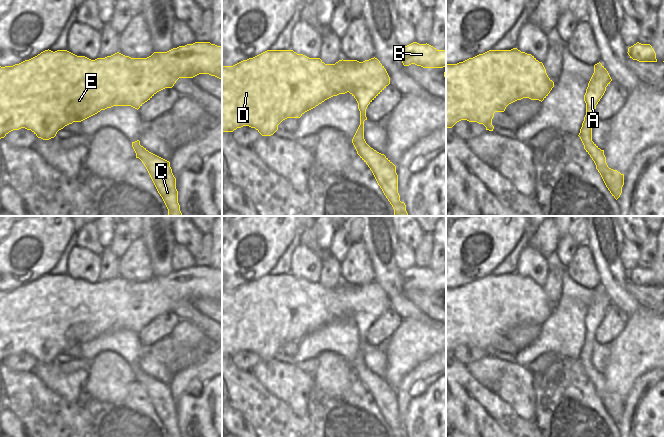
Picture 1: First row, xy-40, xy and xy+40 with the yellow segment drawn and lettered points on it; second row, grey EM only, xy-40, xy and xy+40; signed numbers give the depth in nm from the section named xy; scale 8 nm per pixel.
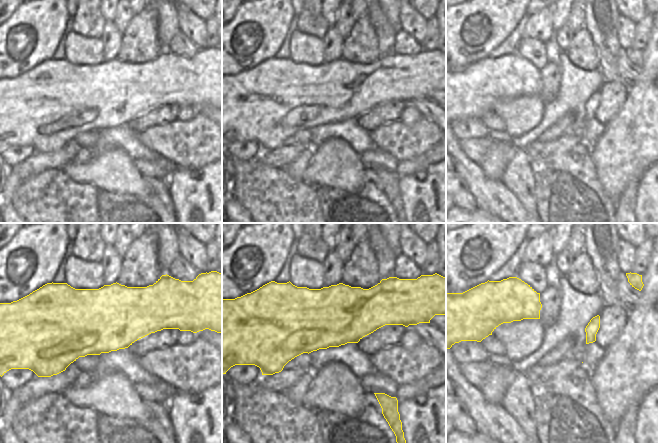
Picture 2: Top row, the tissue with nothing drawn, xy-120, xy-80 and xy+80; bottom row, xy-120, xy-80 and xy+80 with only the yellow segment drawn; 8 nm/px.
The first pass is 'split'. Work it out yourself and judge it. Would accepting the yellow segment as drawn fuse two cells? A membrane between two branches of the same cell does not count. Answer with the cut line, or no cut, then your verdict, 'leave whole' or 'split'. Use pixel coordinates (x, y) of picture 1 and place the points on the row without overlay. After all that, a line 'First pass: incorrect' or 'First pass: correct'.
no cut; leave whole
First pass: incorrect

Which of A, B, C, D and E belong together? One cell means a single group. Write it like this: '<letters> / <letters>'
A B C D E

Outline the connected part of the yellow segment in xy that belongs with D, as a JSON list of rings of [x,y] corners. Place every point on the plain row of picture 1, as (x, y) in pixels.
[[[267,274],[233,290],[222,290],[222,356],[233,356],[237,352],[249,350],[255,352],[262,360],[271,360],[278,354],[278,349],[283,344],[300,342],[305,336],[325,324],[349,316],[356,323],[360,335],[360,349],[352,363],[357,378],[372,395],[378,409],[392,429],[394,437],[407,437],[406,429],[400,425],[398,417],[396,390],[384,378],[371,372],[364,363],[366,333],[389,308],[390,301],[386,293],[375,281],[363,286],[342,283],[335,288],[325,288],[320,282],[309,282],[293,274]]]

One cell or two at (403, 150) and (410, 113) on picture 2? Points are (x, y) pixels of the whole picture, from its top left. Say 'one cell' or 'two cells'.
two cells

